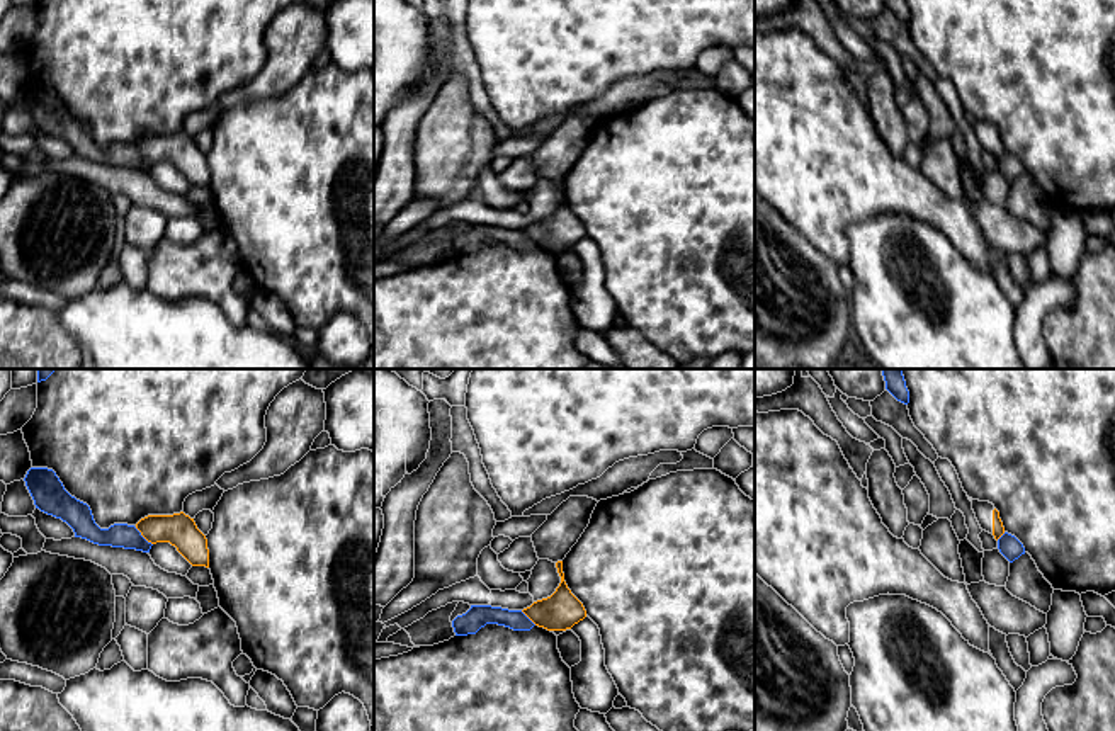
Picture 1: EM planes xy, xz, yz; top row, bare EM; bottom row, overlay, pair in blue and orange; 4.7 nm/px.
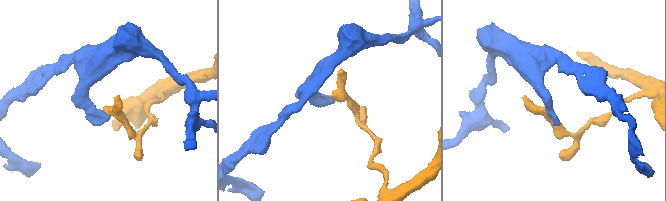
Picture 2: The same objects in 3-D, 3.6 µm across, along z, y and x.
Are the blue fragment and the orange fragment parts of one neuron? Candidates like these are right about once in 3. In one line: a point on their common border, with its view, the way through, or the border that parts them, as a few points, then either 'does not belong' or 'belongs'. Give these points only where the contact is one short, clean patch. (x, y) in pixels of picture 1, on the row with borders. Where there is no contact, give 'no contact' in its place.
contact xy (141, 536); border xy (135, 527), (152, 544); does not belong

